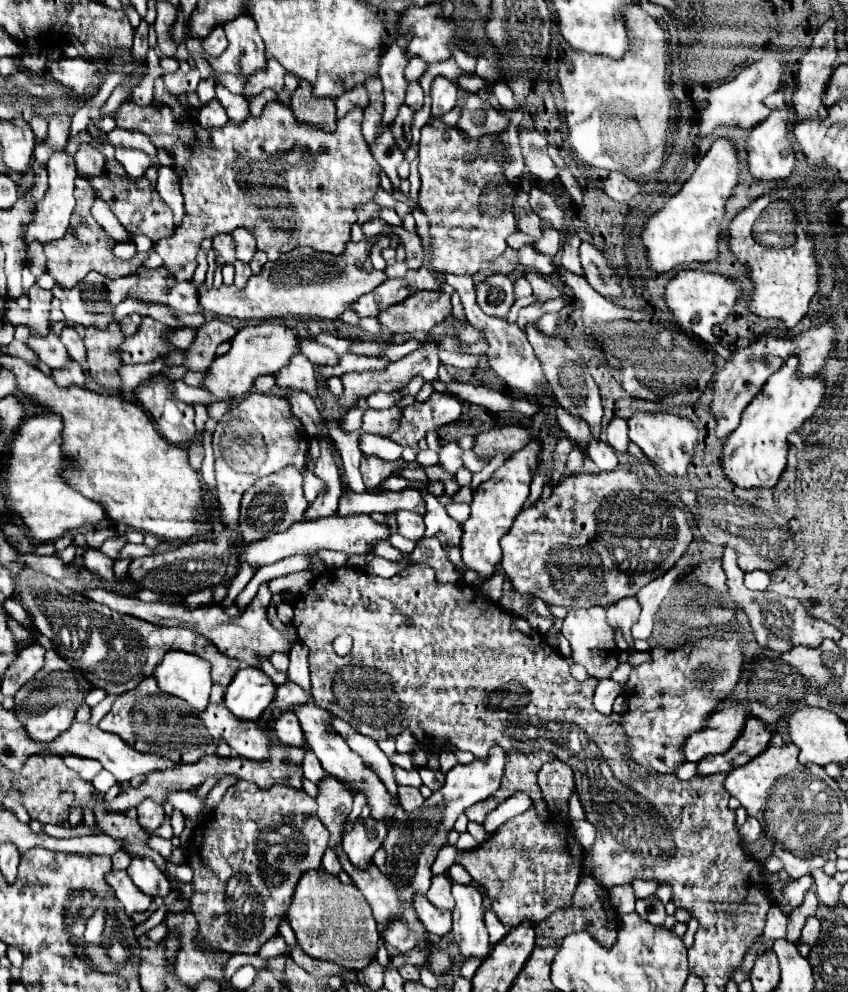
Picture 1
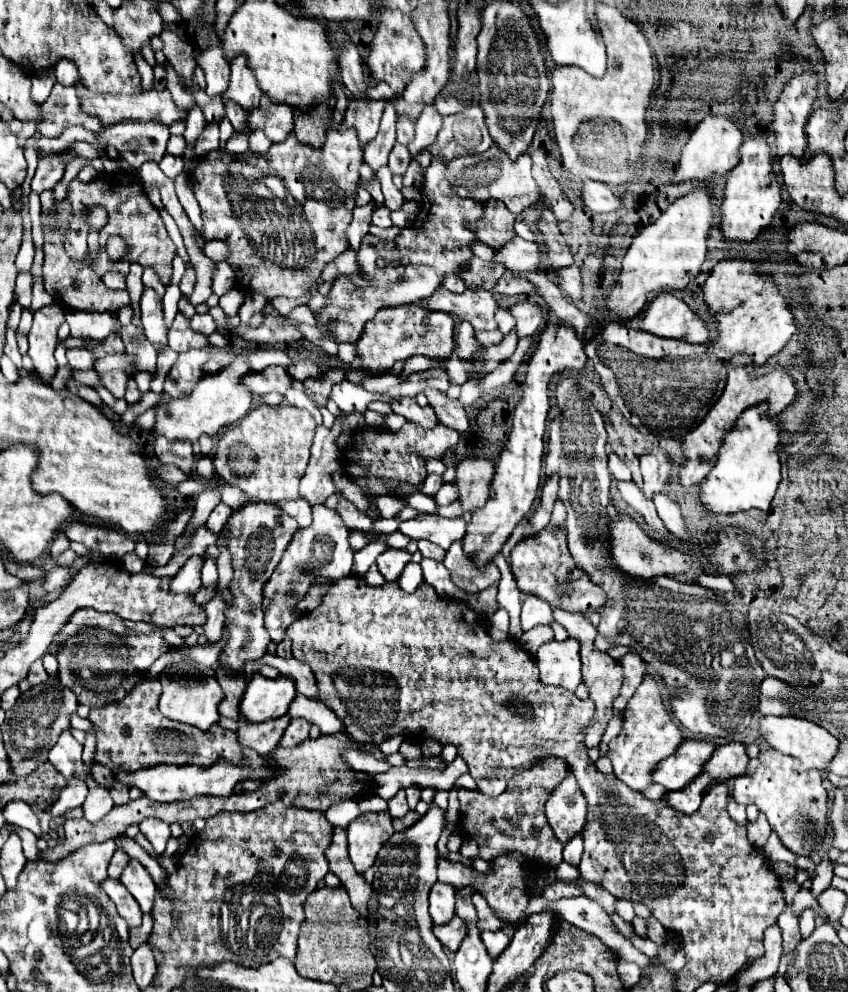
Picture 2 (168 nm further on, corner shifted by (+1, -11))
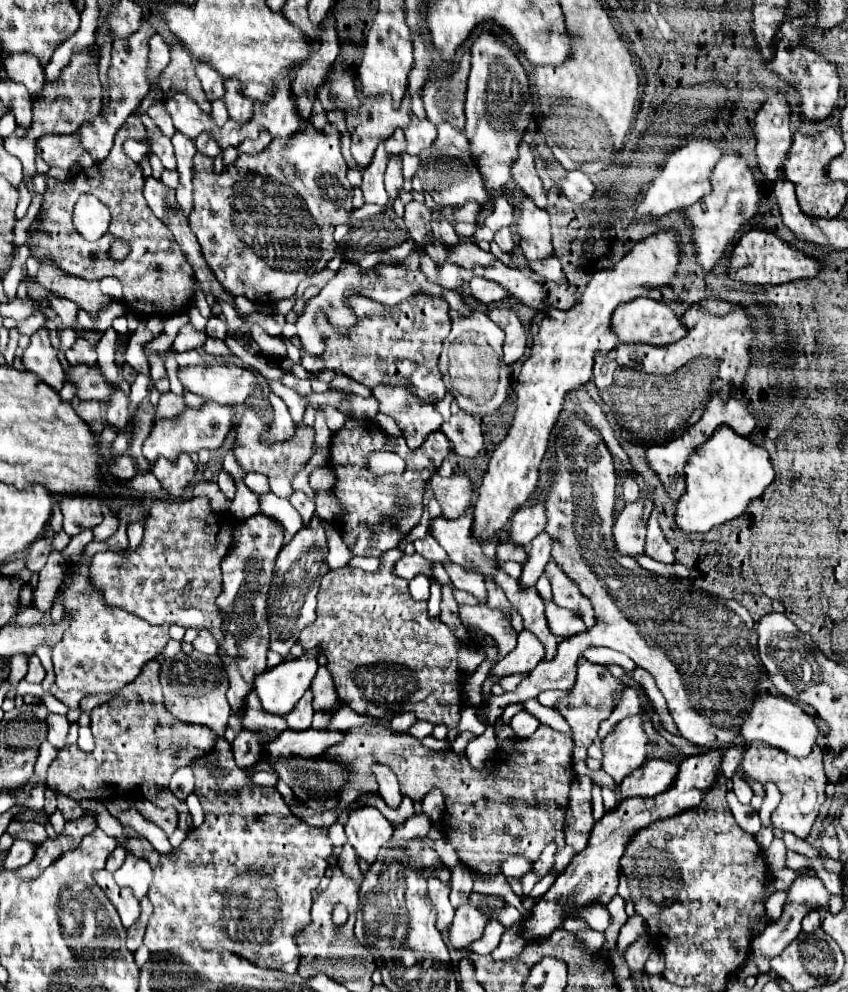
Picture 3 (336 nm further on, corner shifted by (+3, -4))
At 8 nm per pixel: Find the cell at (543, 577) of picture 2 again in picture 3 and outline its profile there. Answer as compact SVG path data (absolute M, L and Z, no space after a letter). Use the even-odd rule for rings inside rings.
M502 541L502 543L498 543L498 547L496 547L496 559L498 559L498 561L524 563L524 561L528 559L528 555L526 555L526 551L524 551L520 545L516 545L516 543L512 543L512 541Z

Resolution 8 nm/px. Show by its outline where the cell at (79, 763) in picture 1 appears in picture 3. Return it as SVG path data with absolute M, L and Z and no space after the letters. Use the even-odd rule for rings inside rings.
M49 712L46 717L48 723L47 740L57 749L61 749L62 743L66 741L70 723L64 715L54 715Z

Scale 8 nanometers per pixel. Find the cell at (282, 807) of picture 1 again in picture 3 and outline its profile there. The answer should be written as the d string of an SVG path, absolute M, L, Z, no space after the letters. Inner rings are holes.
M223 737L218 738L210 753L218 753L218 761L226 769L226 777L224 781L214 781L206 773L206 769L198 765L194 767L196 795L200 797L200 803L206 815L204 823L198 829L192 829L192 833L188 833L180 849L176 849L170 855L156 853L154 847L144 837L132 837L126 845L130 853L146 859L154 871L154 883L150 885L150 891L148 891L148 899L152 901L154 913L146 927L144 945L150 951L164 951L164 947L172 947L172 943L176 945L192 943L204 949L224 947L258 967L280 969L284 973L296 973L296 967L298 967L296 935L310 923L312 891L318 887L320 879L324 877L324 871L328 867L328 857L334 853L332 841L328 837L328 829L314 827L290 817L282 817L282 815L290 815L282 795L276 789L252 785L250 777L246 777L244 772L236 766L231 745ZM234 877L244 877L242 887L252 889L252 891L246 891L244 895L232 895Z

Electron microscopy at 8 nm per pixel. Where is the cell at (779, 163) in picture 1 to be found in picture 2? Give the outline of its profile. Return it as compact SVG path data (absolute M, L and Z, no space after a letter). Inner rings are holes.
M758 132L758 134L744 138L744 144L740 146L738 164L728 174L726 184L724 184L724 192L722 192L720 224L718 224L722 238L728 244L752 242L764 228L770 226L774 212L782 204L780 192L782 192L782 188L774 176L770 148L766 144L766 134Z

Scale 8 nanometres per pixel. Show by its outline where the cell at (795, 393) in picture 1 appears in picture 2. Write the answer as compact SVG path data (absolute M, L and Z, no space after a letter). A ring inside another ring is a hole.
M758 404L744 410L732 430L724 436L714 468L700 484L700 504L712 514L736 514L752 508L768 510L780 482L778 442L780 428L776 418L766 416L768 404Z

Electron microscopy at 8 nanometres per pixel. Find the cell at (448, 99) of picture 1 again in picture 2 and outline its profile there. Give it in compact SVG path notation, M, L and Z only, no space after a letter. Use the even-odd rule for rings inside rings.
M434 108L424 110L424 112L420 114L420 118L416 120L414 140L408 144L410 156L416 156L416 154L420 154L424 148L428 148L428 146L436 140L436 134L438 134L440 128L442 128L442 116L440 116Z

